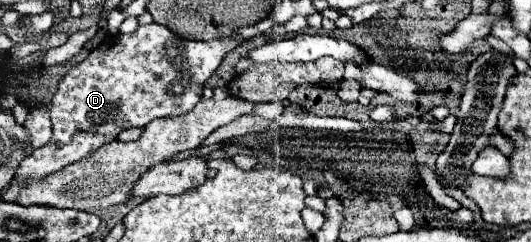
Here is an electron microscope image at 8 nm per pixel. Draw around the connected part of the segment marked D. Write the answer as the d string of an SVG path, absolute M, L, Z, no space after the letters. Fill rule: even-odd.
M158 23L138 25L134 33L108 37L58 83L50 103L52 139L22 159L16 177L40 181L114 141L124 129L140 129L160 117L186 115L200 101L206 79L240 41L236 33L214 41L188 41Z

